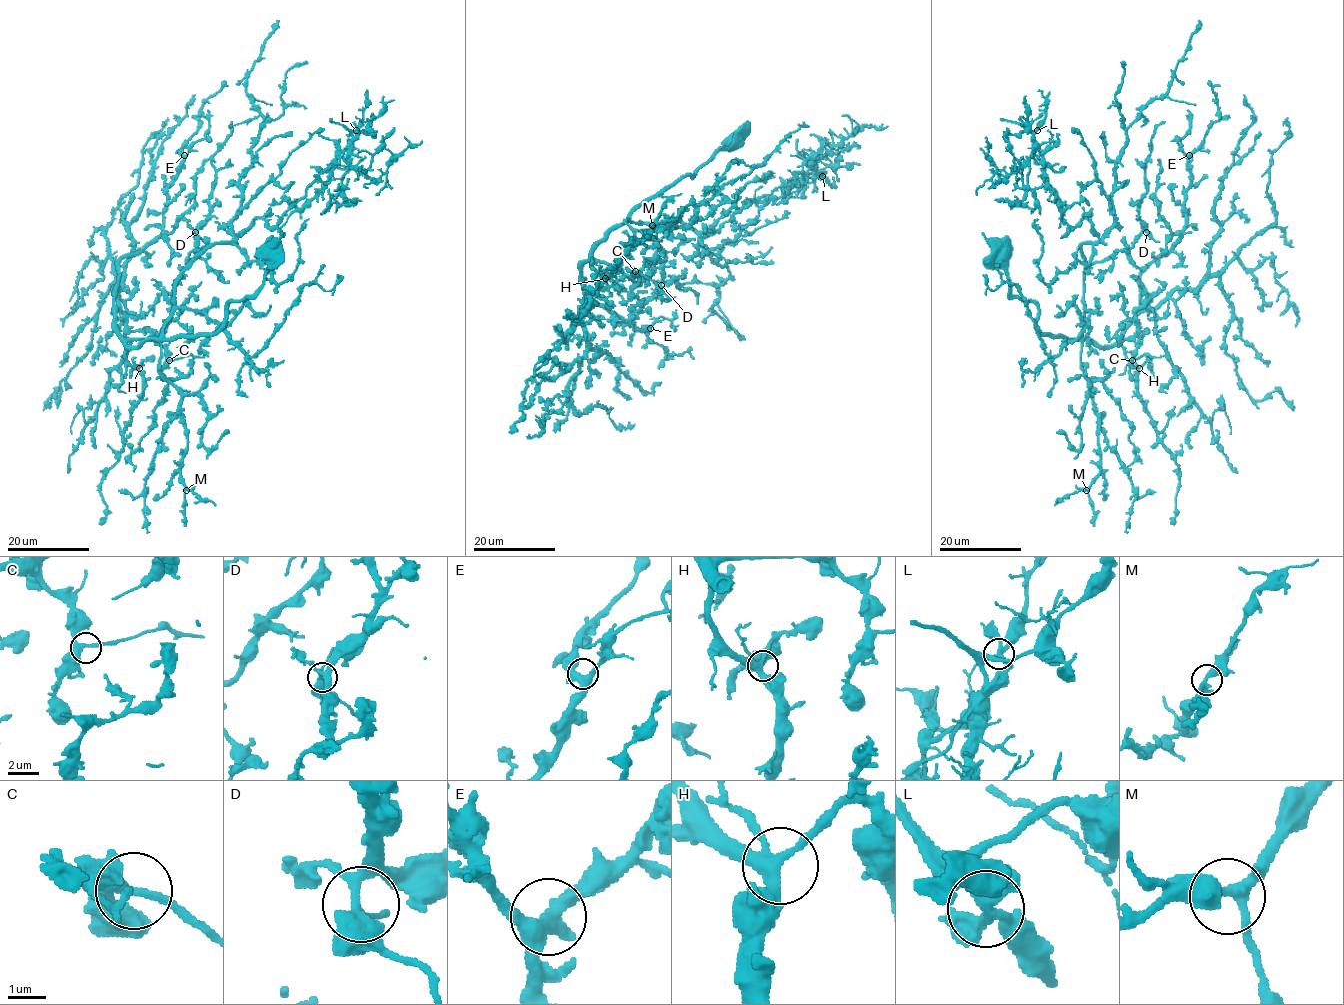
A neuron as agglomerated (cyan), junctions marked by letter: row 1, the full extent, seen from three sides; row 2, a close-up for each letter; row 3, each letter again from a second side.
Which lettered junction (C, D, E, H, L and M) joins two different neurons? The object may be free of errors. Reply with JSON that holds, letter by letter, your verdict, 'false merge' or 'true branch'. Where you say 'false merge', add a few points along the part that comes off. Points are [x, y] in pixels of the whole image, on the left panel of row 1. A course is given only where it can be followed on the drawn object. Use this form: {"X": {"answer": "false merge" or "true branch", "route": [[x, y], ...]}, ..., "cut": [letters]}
{"C": {"answer": "true branch"}, "D": {"answer": "true branch"}, "E": {"answer": "true branch"}, "H": {"answer": "true branch"}, "L": {"answer": "false merge", "route": [[356, 131], [352, 133], [352, 141], [336, 157], [332, 176], [304, 206], [296, 208], [286, 201], [268, 204]]}, "M": {"answer": "true branch"}, "cut": ["L"]}

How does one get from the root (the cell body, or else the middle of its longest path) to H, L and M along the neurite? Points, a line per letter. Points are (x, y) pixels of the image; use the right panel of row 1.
H: (1003, 251), (1007, 255), (1009, 292), (1037, 306), (1036, 329), (1041, 334), (1121, 346), (1125, 357), (1139, 368)
L: (1003, 251), (1036, 329), (1077, 338), (1081, 246), (1098, 235), (1062, 217), (1037, 131)
M: (1003, 251), (1009, 292), (1037, 306), (1036, 329), (1081, 342), (1100, 454), (1100, 473), (1086, 490)

